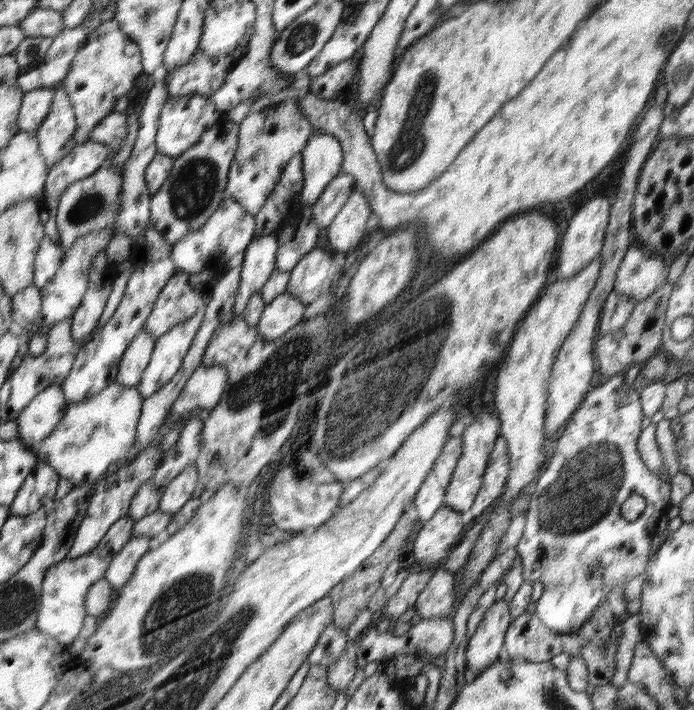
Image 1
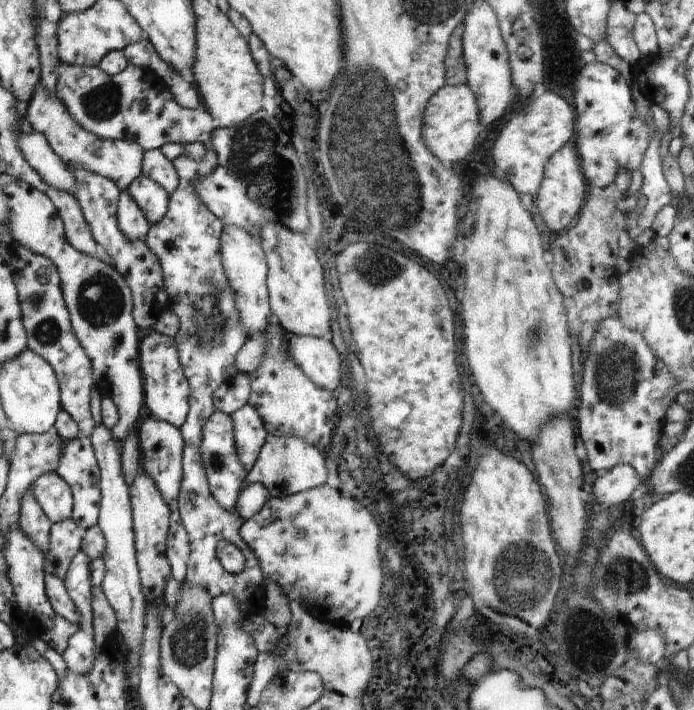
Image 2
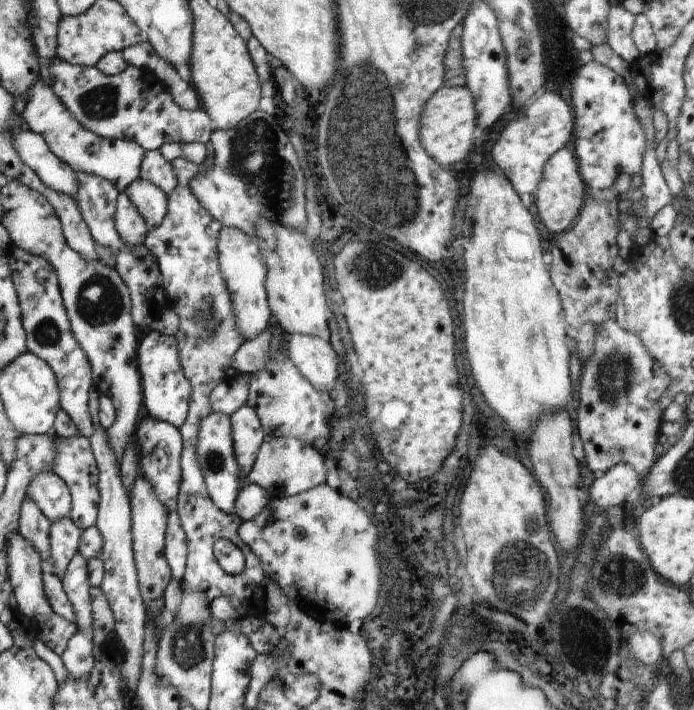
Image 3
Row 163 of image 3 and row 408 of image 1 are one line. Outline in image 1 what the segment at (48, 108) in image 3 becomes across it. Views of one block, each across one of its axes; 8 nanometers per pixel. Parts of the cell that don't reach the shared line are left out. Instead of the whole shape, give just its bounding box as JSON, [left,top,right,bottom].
[35,381,143,487]

